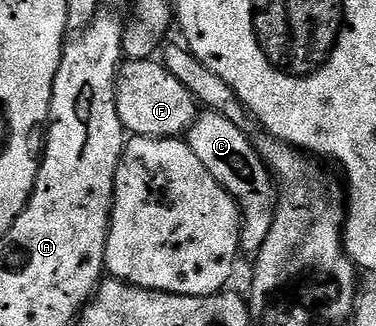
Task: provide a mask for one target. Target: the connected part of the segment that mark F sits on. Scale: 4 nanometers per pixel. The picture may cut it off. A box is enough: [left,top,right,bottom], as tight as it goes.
[116,58,200,139]

